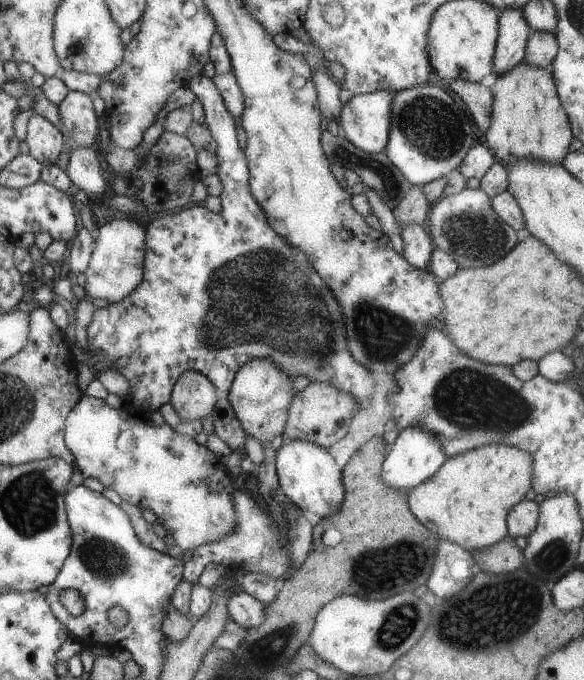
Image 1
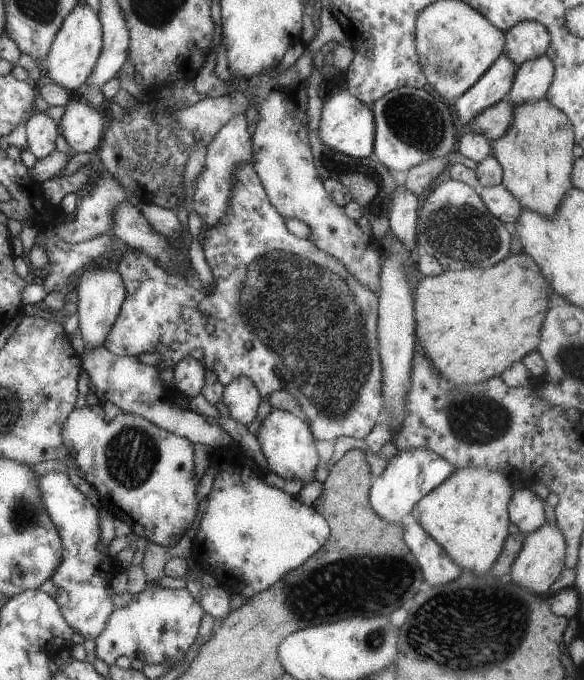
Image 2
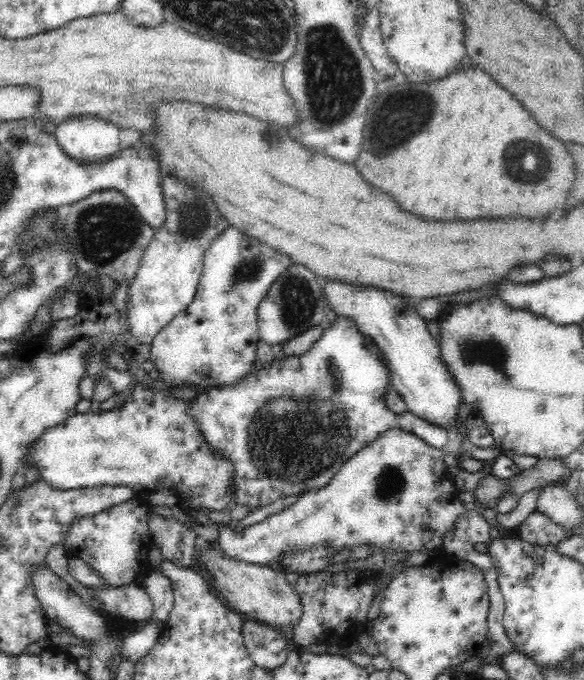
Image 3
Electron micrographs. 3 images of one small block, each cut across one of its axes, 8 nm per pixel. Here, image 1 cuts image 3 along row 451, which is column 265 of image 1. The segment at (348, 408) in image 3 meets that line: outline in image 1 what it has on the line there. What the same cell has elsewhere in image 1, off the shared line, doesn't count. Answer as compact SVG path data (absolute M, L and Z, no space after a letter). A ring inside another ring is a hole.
M197 74L189 80L189 90L199 100L202 106L203 123L210 130L213 142L217 144L217 176L221 180L221 194L219 194L221 202L221 210L213 214L205 207L192 207L188 209L178 209L169 213L160 214L159 216L153 215L146 222L146 252L143 259L143 270L141 282L127 294L125 298L117 300L115 303L109 303L104 308L98 308L93 311L91 321L88 323L86 329L86 347L85 352L90 360L108 360L112 364L109 370L115 369L131 386L131 392L126 402L129 404L145 409L145 410L158 410L158 408L169 402L170 392L173 384L178 376L181 376L186 370L194 370L200 372L209 379L217 392L226 393L231 386L234 374L238 368L241 368L245 362L253 358L267 358L271 360L277 368L281 368L281 372L285 372L287 376L305 376L311 383L322 382L323 384L330 384L340 392L346 392L357 400L357 408L365 408L373 396L375 380L371 376L365 366L357 364L353 360L353 356L347 350L347 336L345 336L345 320L343 320L343 312L341 306L337 304L333 292L327 288L324 280L315 272L313 266L308 261L307 256L301 250L297 250L285 238L281 238L277 232L271 230L271 226L267 224L267 218L263 209L257 204L257 201L251 196L249 190L248 180L249 171L247 168L247 161L245 160L244 150L239 148L237 140L235 139L235 124L233 124L233 117L227 112L223 100L213 84L211 78L205 77L203 74Z

